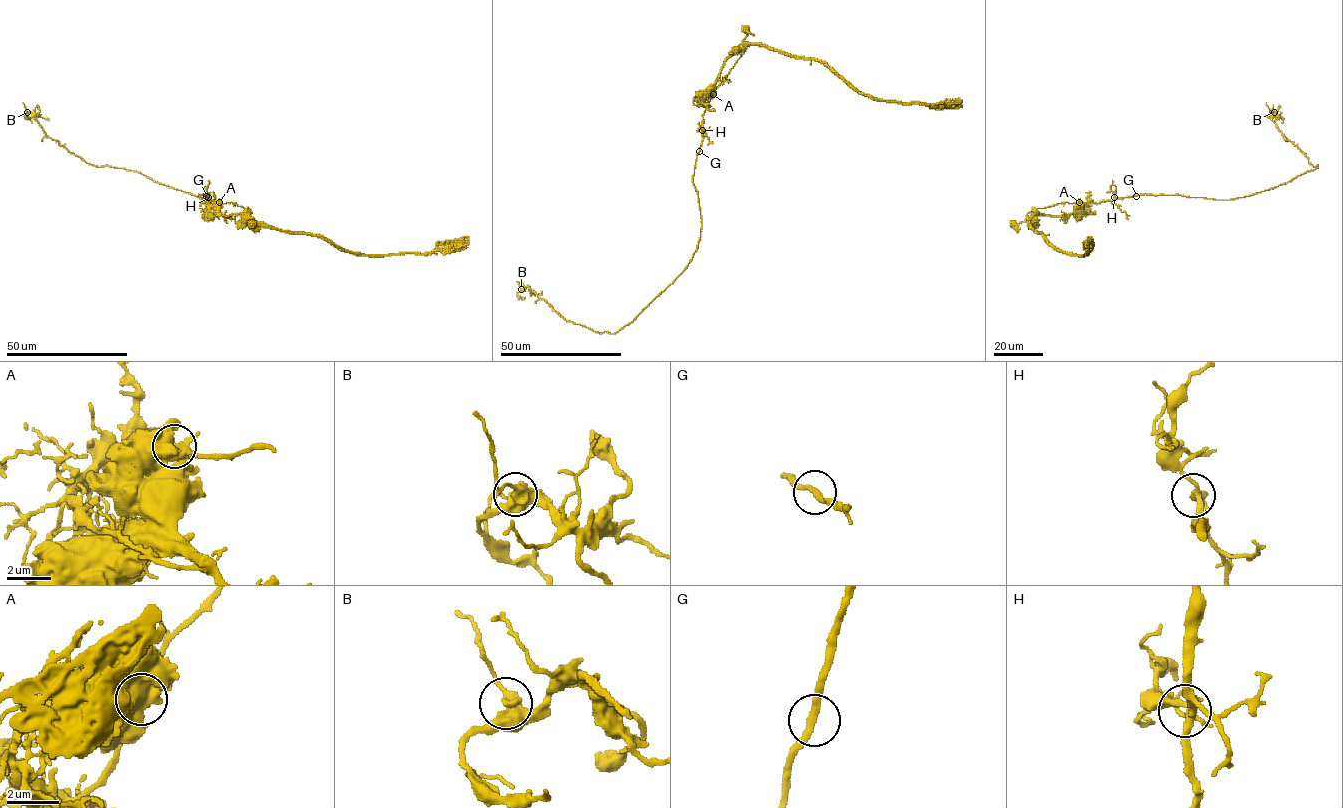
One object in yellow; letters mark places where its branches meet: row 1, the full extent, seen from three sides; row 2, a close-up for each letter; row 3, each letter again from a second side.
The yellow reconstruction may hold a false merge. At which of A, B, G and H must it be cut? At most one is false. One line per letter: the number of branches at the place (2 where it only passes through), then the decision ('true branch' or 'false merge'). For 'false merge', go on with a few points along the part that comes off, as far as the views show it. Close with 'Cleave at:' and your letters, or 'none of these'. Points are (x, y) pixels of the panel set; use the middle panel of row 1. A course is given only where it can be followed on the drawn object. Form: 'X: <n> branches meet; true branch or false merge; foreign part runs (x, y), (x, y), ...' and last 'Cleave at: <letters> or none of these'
A: 3 branches meet; false merge; foreign part runs (713, 94), (693, 178), (700, 239), (687, 267), (614, 333), (567, 321), (528, 287), (517, 294), (525, 297)
B: 3 branches meet; true branch
G: 2 branches meet; true branch
H: 3 branches meet; true branch
Cleave at: A

